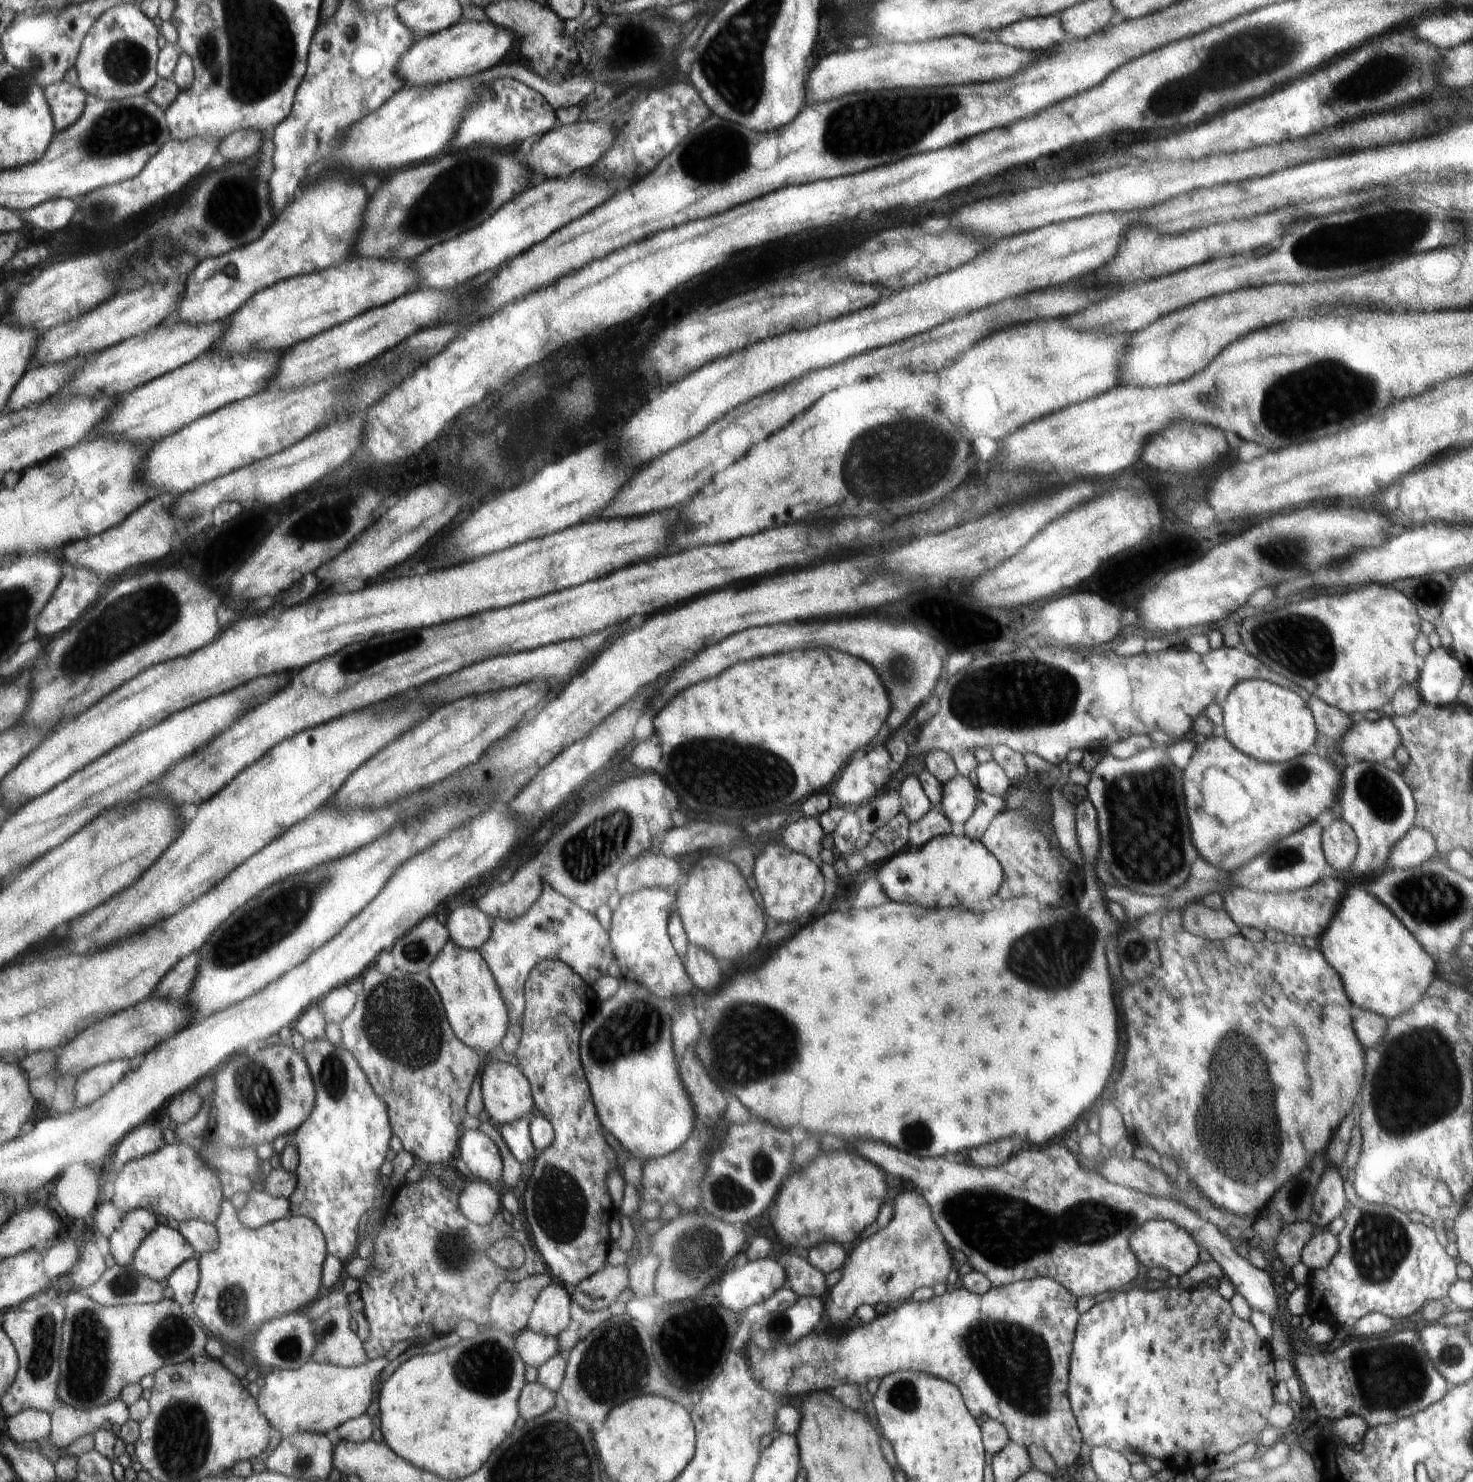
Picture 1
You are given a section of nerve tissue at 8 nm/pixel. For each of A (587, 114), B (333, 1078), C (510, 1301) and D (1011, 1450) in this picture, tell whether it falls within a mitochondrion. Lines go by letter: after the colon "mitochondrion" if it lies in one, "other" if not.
A: other
B: mitochondrion
C: other
D: other

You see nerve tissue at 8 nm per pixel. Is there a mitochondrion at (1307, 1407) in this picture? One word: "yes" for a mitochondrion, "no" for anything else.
no

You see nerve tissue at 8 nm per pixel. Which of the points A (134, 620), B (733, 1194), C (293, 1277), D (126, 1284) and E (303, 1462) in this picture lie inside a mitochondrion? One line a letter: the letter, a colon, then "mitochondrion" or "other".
A: mitochondrion
B: mitochondrion
C: other
D: mitochondrion
E: mitochondrion

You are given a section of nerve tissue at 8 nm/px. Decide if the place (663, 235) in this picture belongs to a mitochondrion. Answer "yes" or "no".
no

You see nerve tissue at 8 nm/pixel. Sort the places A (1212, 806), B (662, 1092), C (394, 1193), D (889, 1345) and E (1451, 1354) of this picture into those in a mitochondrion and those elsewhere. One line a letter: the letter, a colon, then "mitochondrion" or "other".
A: other
B: other
C: other
D: other
E: mitochondrion

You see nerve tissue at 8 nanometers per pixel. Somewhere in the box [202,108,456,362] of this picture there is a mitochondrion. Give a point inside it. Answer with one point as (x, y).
(233, 215)

